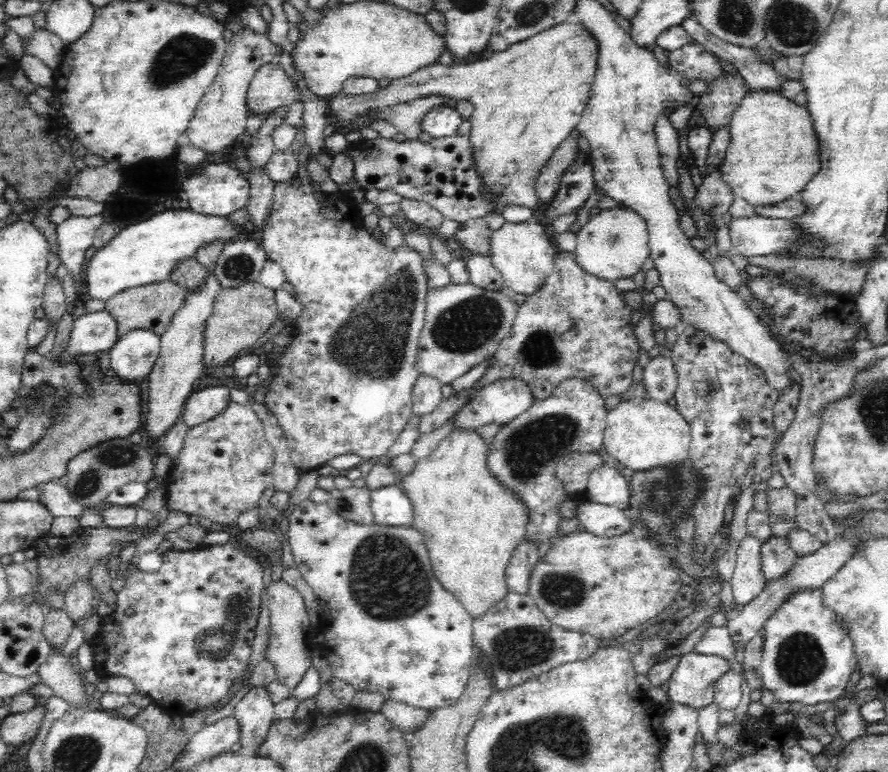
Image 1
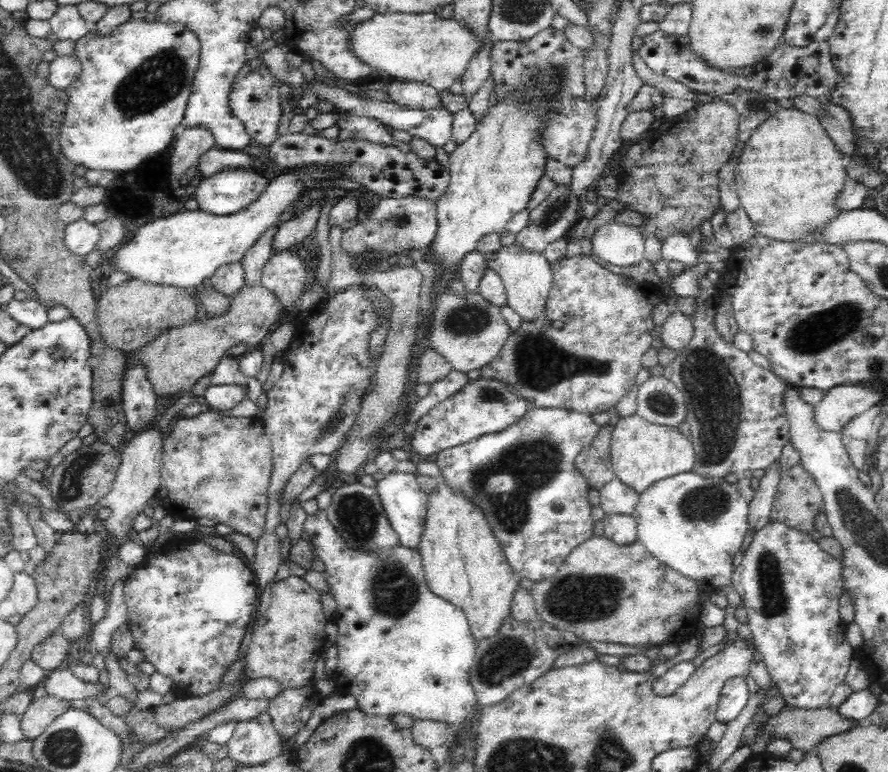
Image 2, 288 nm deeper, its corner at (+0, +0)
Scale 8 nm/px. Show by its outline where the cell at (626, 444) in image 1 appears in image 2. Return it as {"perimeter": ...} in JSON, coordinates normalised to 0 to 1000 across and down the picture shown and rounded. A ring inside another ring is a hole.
{"perimeter":[[[718,536],[705,539],[691,552],[687,591],[694,619],[698,619],[705,630],[712,630],[721,642],[748,619],[779,611],[784,598],[784,583],[779,570],[768,565],[759,552],[734,549]]]}

